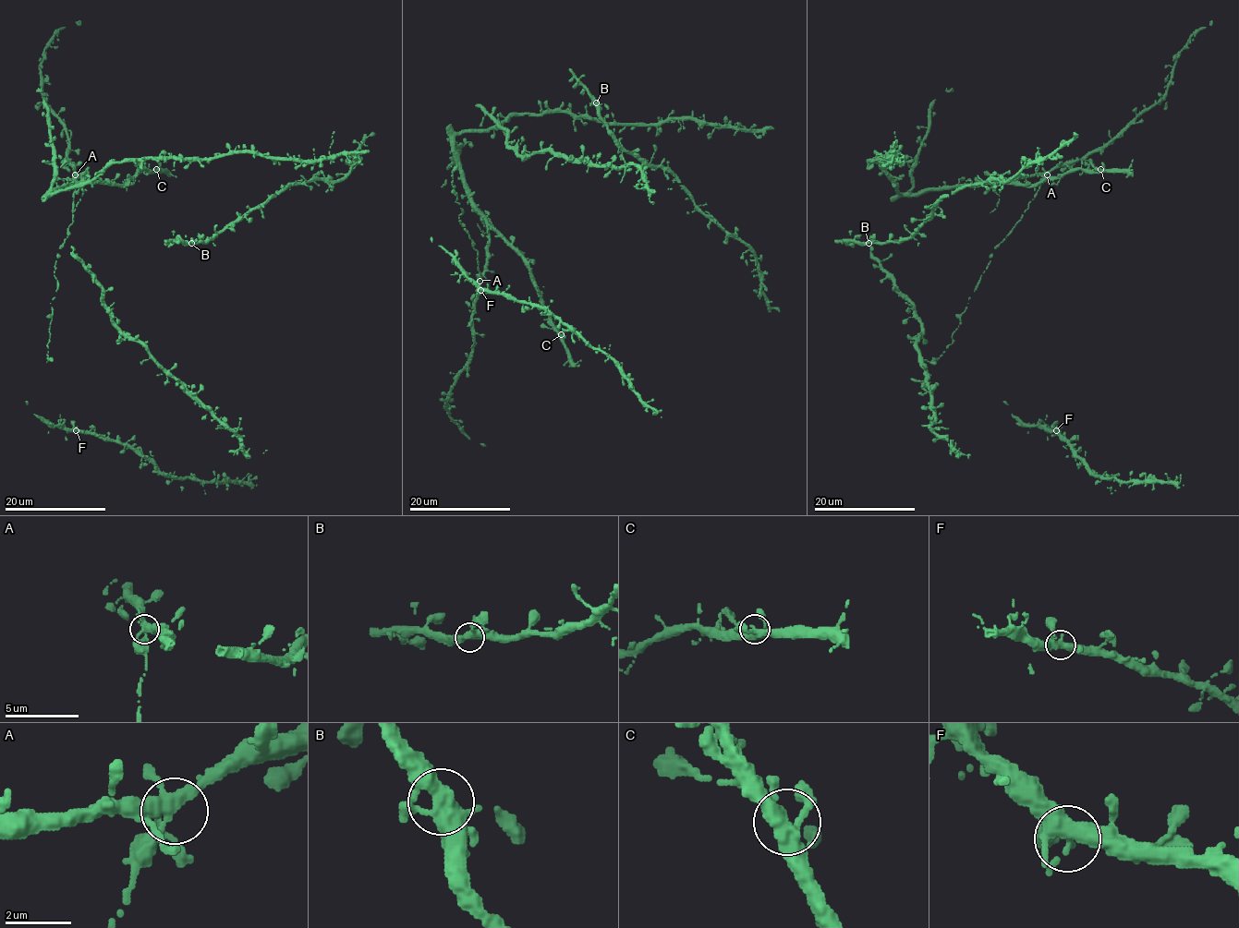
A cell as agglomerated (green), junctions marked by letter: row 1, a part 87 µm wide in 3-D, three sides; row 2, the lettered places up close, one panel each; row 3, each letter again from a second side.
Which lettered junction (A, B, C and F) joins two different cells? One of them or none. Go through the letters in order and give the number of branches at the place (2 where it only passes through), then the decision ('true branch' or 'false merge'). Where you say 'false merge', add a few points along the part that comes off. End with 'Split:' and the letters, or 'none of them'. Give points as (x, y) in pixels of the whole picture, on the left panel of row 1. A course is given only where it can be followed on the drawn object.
A: 5 | true branch
B: 5 | true branch
C: 5 | true branch
F: 5 | true branch
Split: none of them

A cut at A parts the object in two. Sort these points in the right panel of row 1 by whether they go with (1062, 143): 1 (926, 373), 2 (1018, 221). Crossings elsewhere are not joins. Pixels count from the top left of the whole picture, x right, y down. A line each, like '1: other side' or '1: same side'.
1: same side
2: other side

